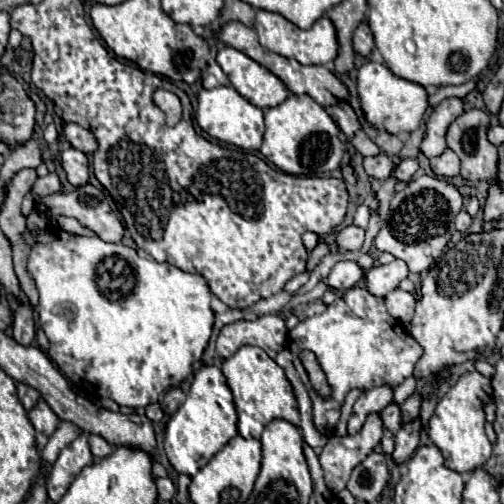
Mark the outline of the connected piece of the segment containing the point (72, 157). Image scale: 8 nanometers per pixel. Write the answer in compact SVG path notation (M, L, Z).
M68 148L62 152L62 168L72 186L84 186L88 182L88 158L80 150Z

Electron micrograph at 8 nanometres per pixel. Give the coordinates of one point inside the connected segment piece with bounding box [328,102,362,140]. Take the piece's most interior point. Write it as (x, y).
(345, 117)

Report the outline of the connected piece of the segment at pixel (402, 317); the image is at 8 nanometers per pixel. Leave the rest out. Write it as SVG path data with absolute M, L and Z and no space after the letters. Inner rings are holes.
M396 288L396 290L392 290L392 292L388 292L384 296L384 302L386 302L386 308L390 310L390 314L394 318L398 318L400 322L408 322L412 318L412 314L414 314L416 300L414 300L414 296L410 292L404 292L404 290Z

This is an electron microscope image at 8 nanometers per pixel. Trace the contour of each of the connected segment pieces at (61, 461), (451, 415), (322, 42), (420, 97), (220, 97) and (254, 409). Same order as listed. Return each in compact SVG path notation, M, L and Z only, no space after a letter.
M80 434L74 442L70 442L58 456L58 460L52 466L52 472L46 480L46 490L52 502L58 502L68 486L72 484L72 480L80 474L80 470L84 466L90 466L94 462L94 456L90 452L88 446L88 436Z
M468 372L458 378L458 382L444 394L438 402L434 416L428 422L430 440L442 450L444 464L454 472L470 472L482 468L492 456L492 444L484 432L486 414L484 406L492 394L492 384L480 372Z
M258 10L254 28L256 28L256 34L258 34L258 42L266 50L280 54L284 58L298 60L300 64L328 64L338 56L338 50L340 50L336 28L330 22L330 18L326 18L326 16L322 16L310 30L298 30L292 22L288 22L280 14L268 12L268 10Z
M366 62L358 70L358 94L360 94L366 120L390 134L396 134L402 130L414 132L422 124L424 114L428 110L428 94L422 86L418 86L416 82L398 78L396 74L390 72L388 66L376 64L376 62Z
M218 86L212 90L202 90L198 94L196 122L206 134L210 134L212 138L216 138L220 142L234 144L242 150L258 150L262 146L262 136L264 136L262 110L258 106L250 104L232 86Z
M242 346L234 356L222 362L222 374L226 376L226 382L234 394L240 436L260 440L264 426L276 418L300 426L300 412L292 384L284 376L284 370L262 348Z

